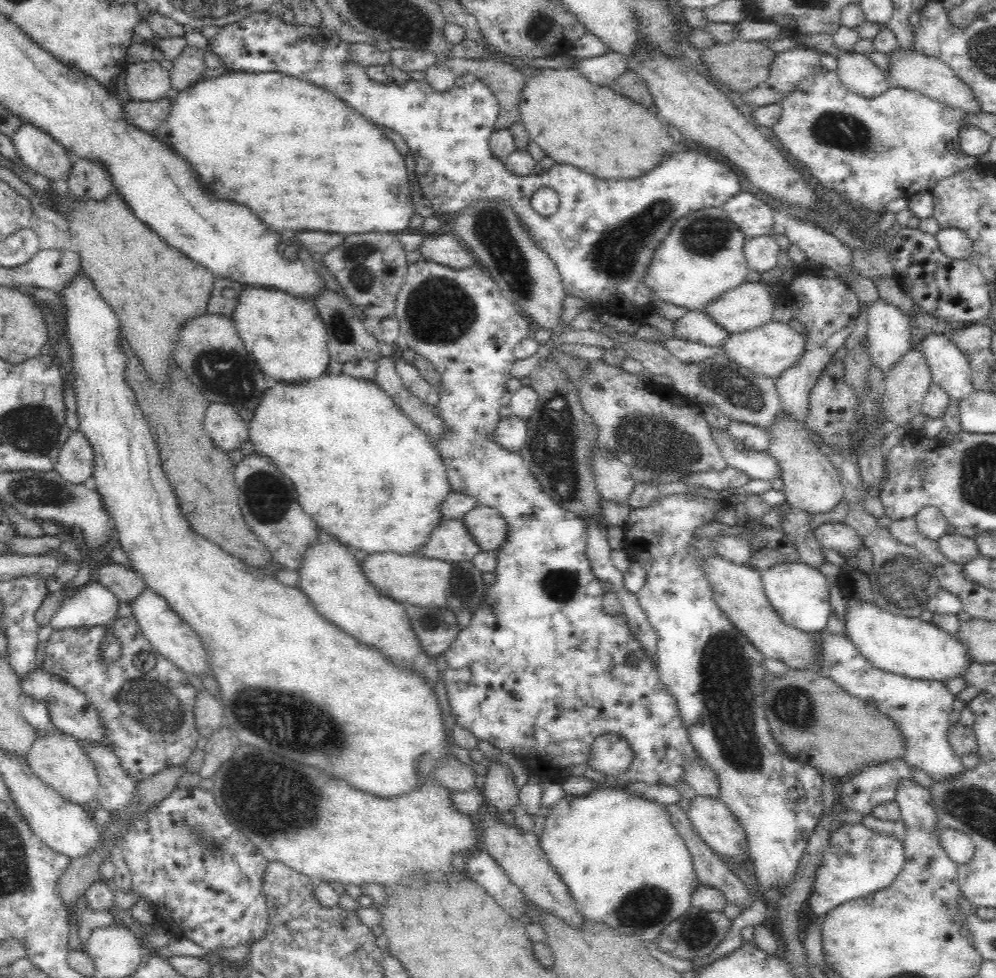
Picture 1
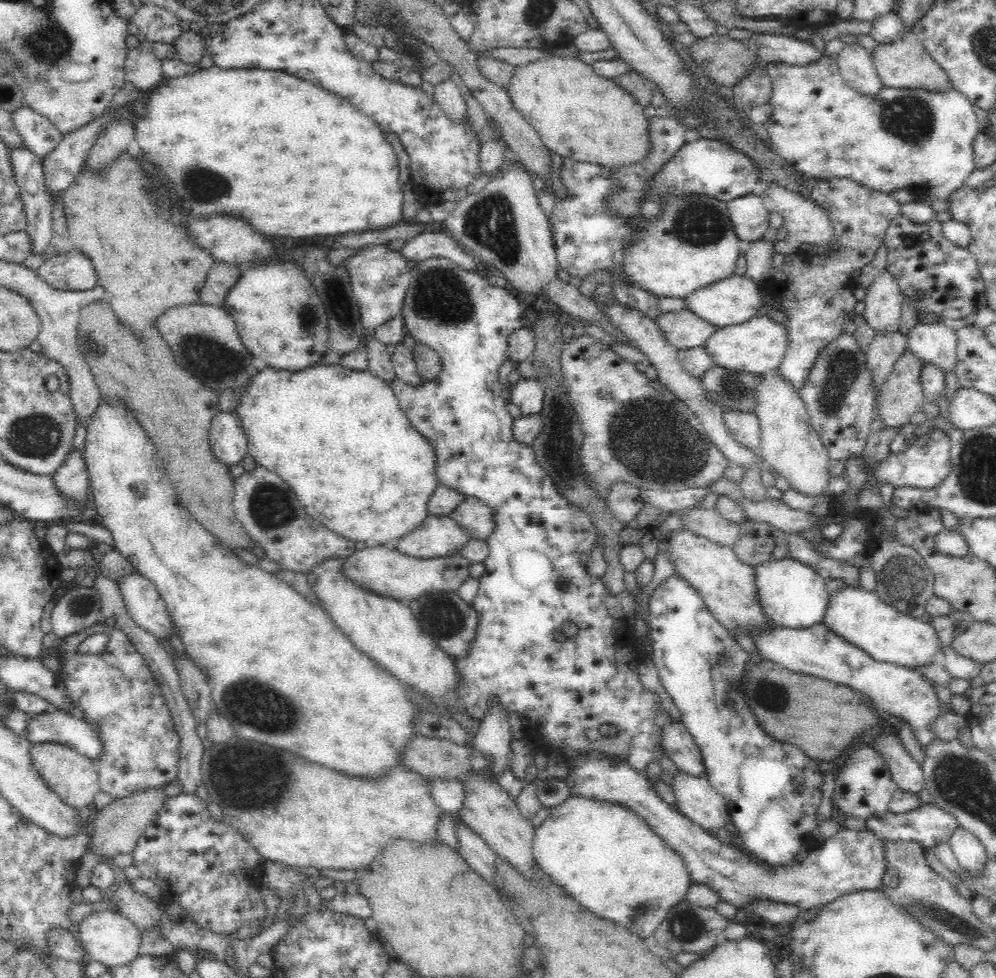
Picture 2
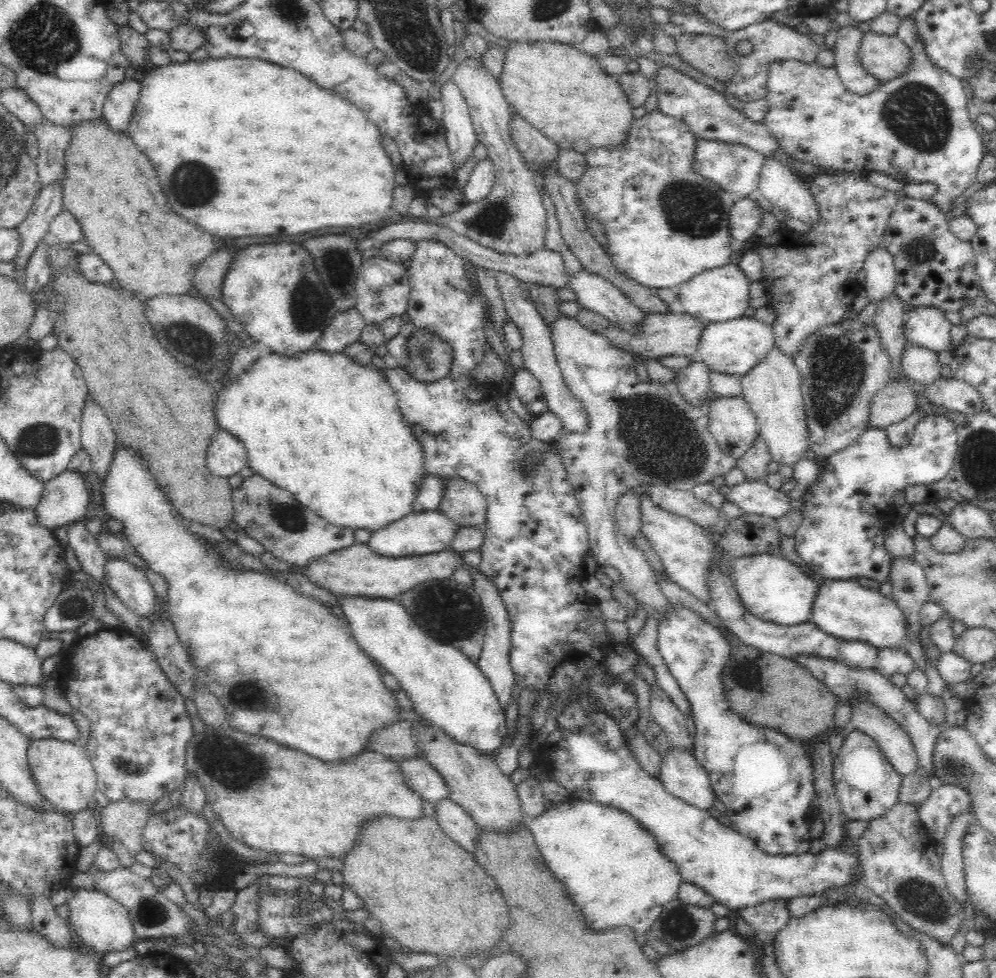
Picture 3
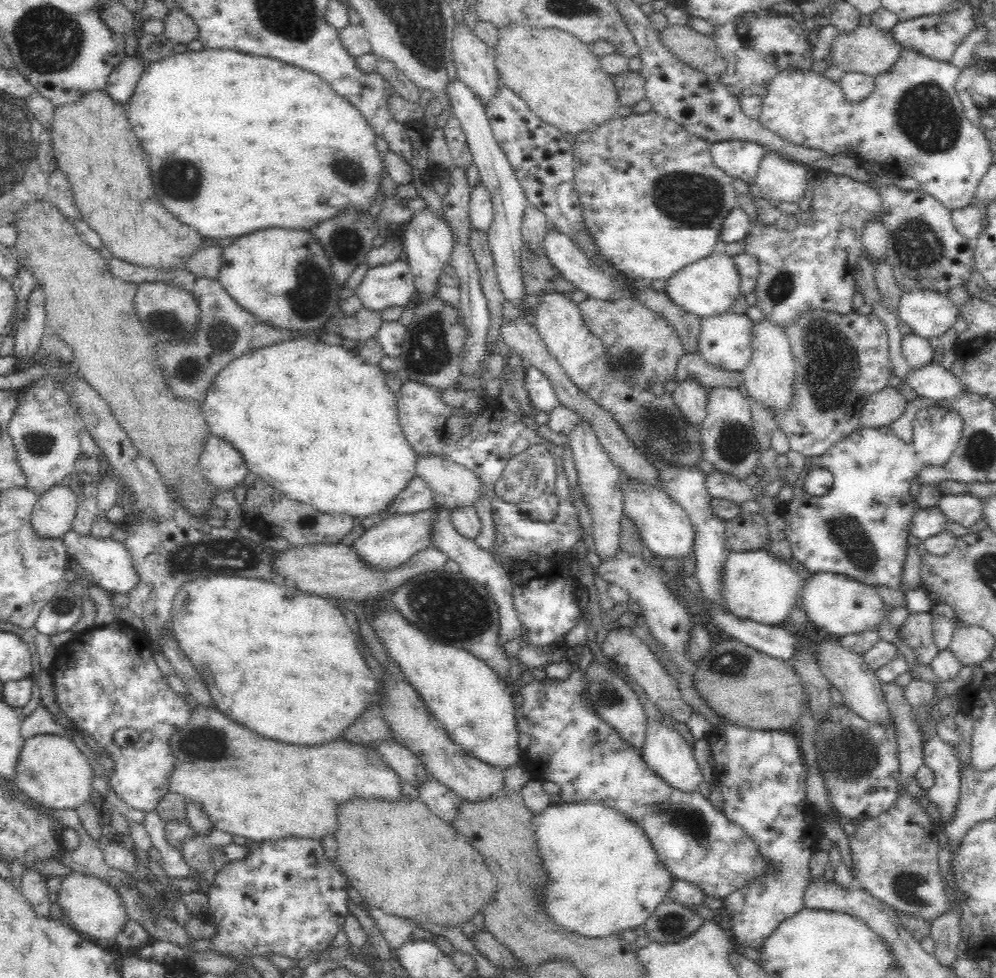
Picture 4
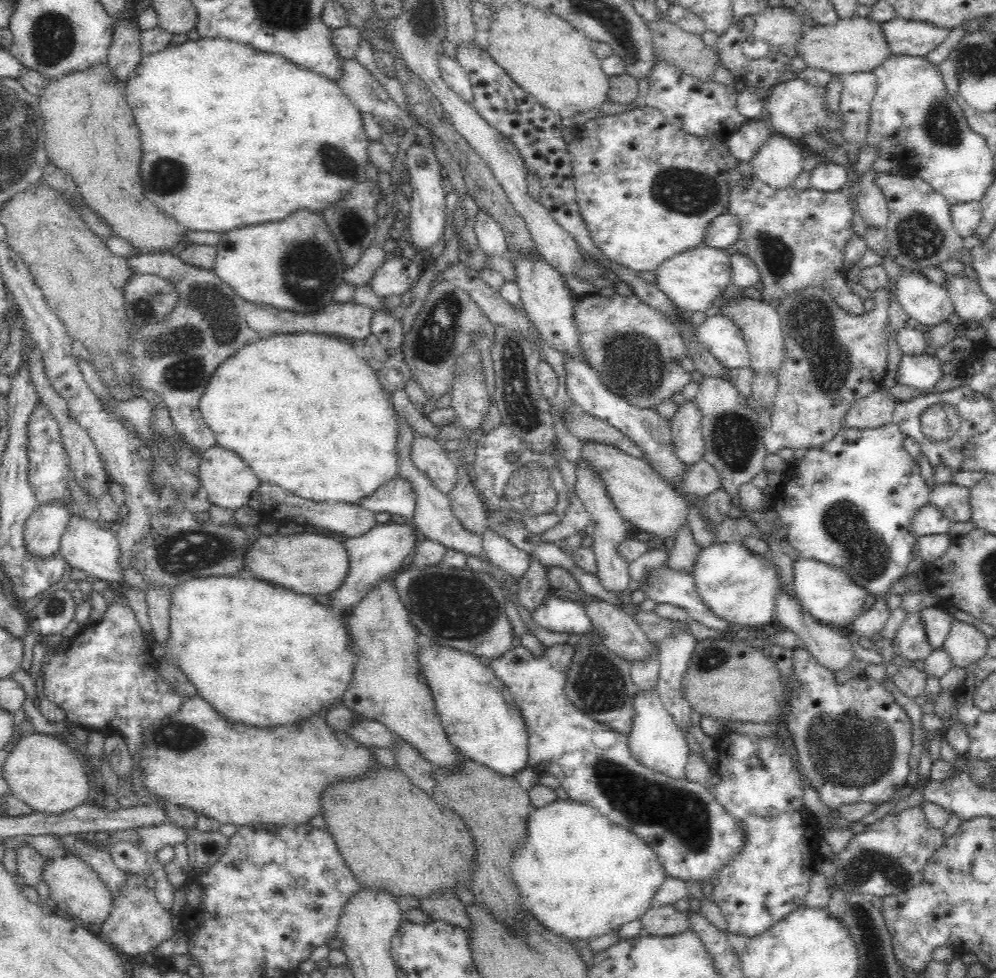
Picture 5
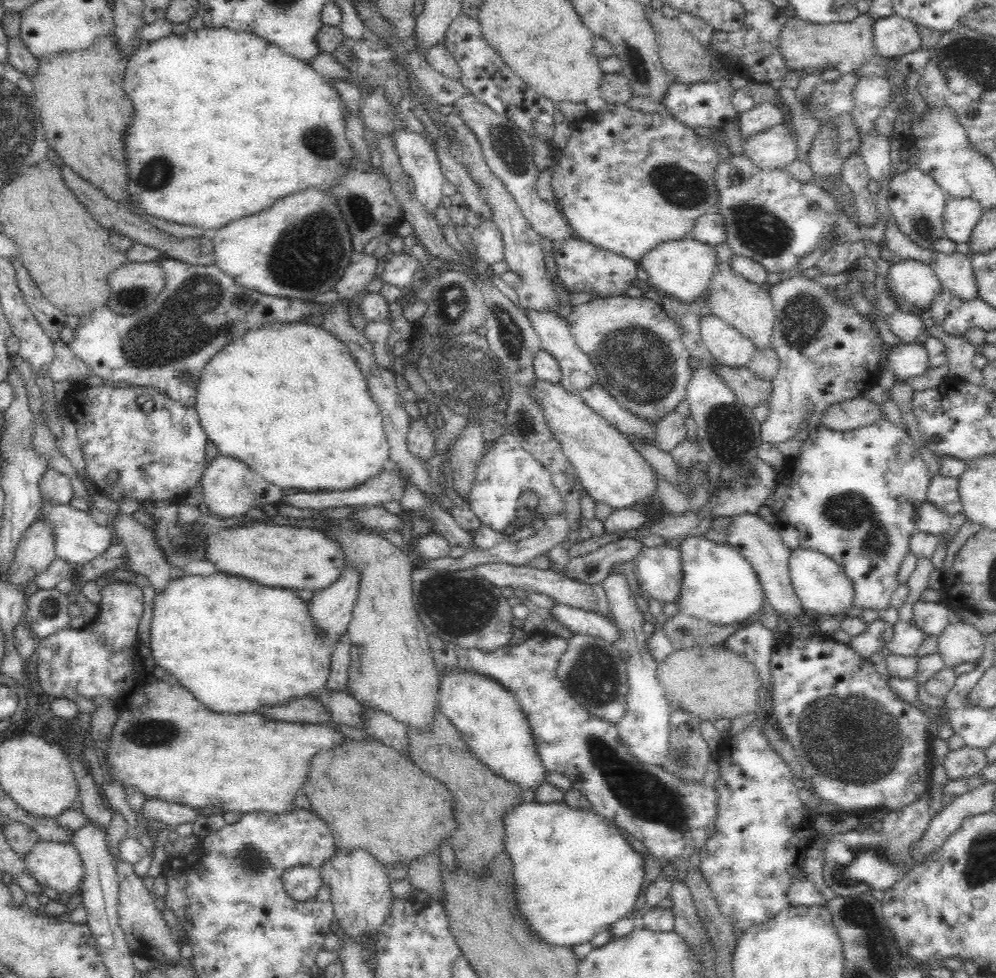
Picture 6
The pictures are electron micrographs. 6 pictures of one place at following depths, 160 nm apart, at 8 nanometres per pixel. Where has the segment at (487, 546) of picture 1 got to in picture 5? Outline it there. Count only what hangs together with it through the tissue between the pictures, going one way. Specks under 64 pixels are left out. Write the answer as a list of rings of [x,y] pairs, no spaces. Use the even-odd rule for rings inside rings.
[[[416,434],[413,438],[410,459],[414,467],[432,481],[435,489],[446,495],[454,490],[458,481],[457,463],[436,440]]]

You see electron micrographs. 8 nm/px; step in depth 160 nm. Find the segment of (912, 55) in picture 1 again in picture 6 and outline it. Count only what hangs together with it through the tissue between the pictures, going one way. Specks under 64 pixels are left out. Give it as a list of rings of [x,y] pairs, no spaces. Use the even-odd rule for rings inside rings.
[[[859,13],[850,22],[816,24],[789,16],[779,36],[779,52],[785,64],[788,64],[790,69],[799,72],[820,68],[838,68],[845,60],[849,60],[853,70],[856,70],[864,66],[874,55],[878,55],[873,37],[874,20],[868,13]]]

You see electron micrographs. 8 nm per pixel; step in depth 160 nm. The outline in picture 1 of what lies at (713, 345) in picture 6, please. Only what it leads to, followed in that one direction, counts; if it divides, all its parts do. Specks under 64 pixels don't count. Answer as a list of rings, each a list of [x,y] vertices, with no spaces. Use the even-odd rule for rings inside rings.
[[[772,321],[762,328],[748,330],[742,334],[732,334],[720,350],[736,364],[757,372],[759,375],[777,379],[785,370],[797,365],[806,350],[806,338],[793,330],[789,324]]]

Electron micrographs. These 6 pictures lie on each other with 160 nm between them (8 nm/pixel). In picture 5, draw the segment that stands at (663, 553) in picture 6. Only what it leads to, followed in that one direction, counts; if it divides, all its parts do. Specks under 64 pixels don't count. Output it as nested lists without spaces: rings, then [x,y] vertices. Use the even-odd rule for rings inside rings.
[[[668,565],[652,573],[652,582],[646,587],[647,598],[655,602],[673,604],[686,612],[700,624],[726,632],[731,628],[725,618],[716,616],[709,606],[700,598],[693,576],[684,571],[674,571]]]

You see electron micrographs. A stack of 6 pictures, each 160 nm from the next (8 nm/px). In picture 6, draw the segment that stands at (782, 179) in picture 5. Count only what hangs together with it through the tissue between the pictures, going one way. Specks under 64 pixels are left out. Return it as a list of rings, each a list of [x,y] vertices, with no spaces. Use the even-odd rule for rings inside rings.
[[[784,125],[771,126],[755,134],[743,147],[746,157],[762,170],[782,170],[798,159],[796,137]]]

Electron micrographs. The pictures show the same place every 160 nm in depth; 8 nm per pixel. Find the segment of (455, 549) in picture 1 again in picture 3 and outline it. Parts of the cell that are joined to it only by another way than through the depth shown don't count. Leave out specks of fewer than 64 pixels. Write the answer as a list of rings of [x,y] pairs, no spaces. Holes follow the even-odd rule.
[[[440,510],[417,511],[410,513],[407,517],[401,518],[384,528],[372,531],[367,545],[374,552],[392,558],[432,554],[451,549],[451,542],[457,533],[457,527],[457,524],[449,518],[446,518],[446,515]]]

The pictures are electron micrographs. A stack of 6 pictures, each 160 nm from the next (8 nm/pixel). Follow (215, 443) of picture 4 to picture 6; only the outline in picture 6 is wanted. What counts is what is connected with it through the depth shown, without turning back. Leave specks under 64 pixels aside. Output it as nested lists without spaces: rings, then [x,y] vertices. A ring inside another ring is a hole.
[[[216,454],[207,462],[202,479],[203,503],[209,507],[212,514],[219,518],[230,516],[242,516],[248,510],[257,508],[263,504],[280,504],[280,500],[286,494],[286,490],[263,480],[250,466],[240,462],[236,458]]]

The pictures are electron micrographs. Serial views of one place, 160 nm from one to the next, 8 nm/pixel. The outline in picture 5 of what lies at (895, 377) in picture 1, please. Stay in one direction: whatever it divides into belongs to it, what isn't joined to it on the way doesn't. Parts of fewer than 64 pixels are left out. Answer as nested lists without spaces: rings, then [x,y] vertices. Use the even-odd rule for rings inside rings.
[[[883,384],[876,392],[854,402],[846,413],[843,426],[852,429],[878,428],[893,419],[896,400]]]

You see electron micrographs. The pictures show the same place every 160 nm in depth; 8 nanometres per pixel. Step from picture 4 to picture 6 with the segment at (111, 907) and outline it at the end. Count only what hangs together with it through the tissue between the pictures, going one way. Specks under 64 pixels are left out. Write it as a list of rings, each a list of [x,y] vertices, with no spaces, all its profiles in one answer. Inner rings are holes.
[[[40,840],[25,858],[25,870],[57,894],[68,894],[75,902],[81,900],[85,866],[73,843]]]

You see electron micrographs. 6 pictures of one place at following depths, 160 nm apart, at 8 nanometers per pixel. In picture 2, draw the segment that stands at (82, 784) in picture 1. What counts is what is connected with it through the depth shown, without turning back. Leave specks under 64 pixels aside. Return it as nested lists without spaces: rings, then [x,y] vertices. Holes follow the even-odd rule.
[[[52,742],[32,744],[29,754],[32,766],[42,775],[50,790],[58,794],[66,804],[76,810],[93,806],[94,797],[102,791],[95,761],[66,746]]]

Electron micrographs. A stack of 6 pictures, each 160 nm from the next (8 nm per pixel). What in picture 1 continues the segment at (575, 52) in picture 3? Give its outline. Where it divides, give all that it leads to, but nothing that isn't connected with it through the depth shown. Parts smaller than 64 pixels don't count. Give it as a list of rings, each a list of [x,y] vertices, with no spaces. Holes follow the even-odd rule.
[[[545,68],[536,76],[527,78],[521,90],[519,111],[530,141],[540,146],[551,163],[575,166],[600,180],[641,177],[676,152],[677,143],[657,114],[628,97],[616,94],[609,86],[590,83],[576,68]]]

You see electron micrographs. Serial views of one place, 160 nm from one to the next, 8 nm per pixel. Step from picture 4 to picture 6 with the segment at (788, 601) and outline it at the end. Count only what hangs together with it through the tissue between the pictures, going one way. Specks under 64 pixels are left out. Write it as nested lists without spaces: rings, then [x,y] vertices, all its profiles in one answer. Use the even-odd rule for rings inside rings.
[[[699,533],[685,537],[679,546],[683,564],[683,586],[678,599],[679,610],[715,625],[728,626],[749,619],[757,620],[764,606],[765,594],[753,566],[728,542],[712,542]]]

